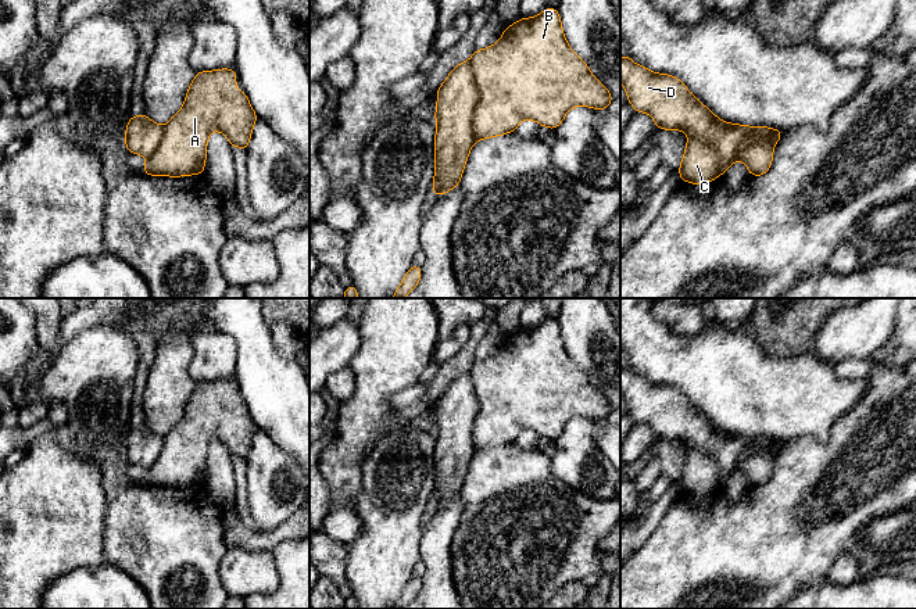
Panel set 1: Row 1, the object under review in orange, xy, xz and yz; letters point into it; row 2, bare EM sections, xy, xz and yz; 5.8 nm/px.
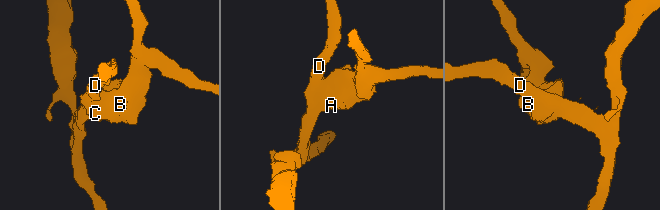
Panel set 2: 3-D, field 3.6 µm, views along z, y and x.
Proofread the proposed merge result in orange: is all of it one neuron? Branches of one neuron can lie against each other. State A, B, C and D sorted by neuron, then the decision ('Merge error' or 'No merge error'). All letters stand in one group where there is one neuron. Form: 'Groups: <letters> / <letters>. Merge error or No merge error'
Groups: A B C / D. Merge error

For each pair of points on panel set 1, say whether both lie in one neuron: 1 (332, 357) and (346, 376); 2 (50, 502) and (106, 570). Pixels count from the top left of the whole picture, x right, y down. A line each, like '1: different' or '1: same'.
1: different
2: different

